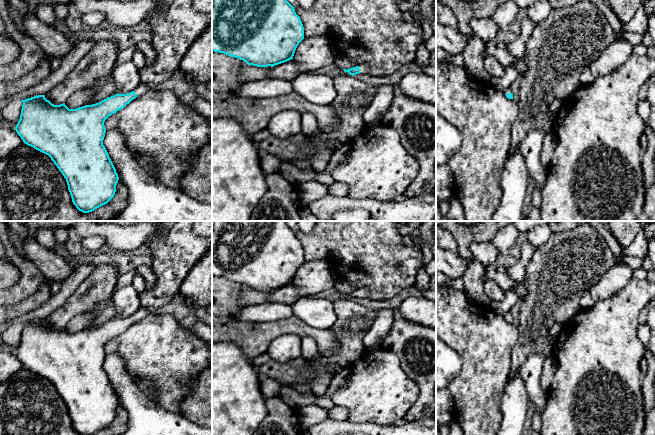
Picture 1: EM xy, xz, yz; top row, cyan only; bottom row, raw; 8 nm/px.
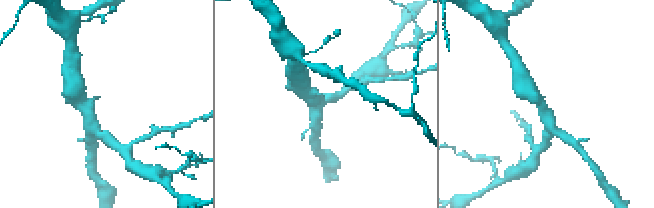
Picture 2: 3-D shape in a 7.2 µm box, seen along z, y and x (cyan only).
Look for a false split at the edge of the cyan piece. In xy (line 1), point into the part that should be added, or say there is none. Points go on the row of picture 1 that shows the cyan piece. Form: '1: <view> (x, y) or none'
1: xy (143, 87)

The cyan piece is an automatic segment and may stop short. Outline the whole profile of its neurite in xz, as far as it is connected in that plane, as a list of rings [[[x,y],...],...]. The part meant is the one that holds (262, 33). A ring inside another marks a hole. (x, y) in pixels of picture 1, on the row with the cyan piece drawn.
[[[212,0],[212,51],[245,61],[257,67],[275,66],[293,59],[295,50],[304,39],[304,27],[294,7],[287,0]]]

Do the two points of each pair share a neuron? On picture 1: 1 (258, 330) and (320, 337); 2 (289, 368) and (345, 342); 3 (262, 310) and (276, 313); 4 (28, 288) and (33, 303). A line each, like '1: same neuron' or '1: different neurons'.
1: same neuron
2: same neuron
3: same neuron
4: different neurons

